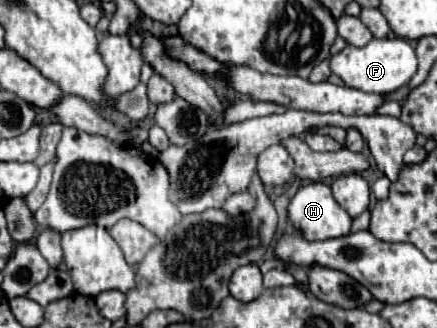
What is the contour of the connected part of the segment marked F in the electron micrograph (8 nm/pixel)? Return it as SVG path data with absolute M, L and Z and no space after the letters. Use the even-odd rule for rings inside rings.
M396 36L384 38L384 40L372 38L364 48L356 48L348 44L342 52L334 54L330 58L330 70L350 88L358 88L364 92L390 94L398 90L400 86L408 84L410 78L414 76L416 54L414 54L414 48L404 38L396 38Z

